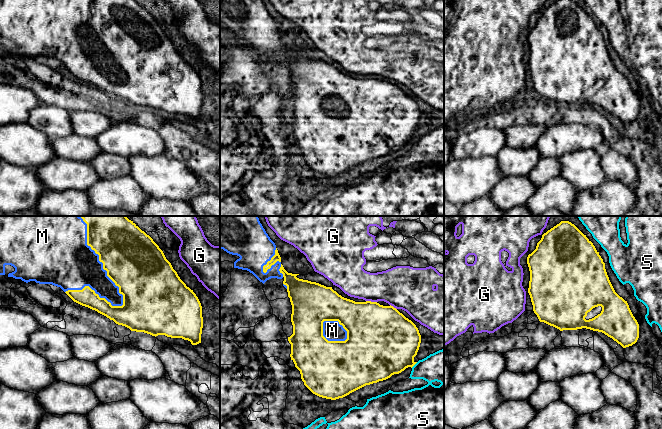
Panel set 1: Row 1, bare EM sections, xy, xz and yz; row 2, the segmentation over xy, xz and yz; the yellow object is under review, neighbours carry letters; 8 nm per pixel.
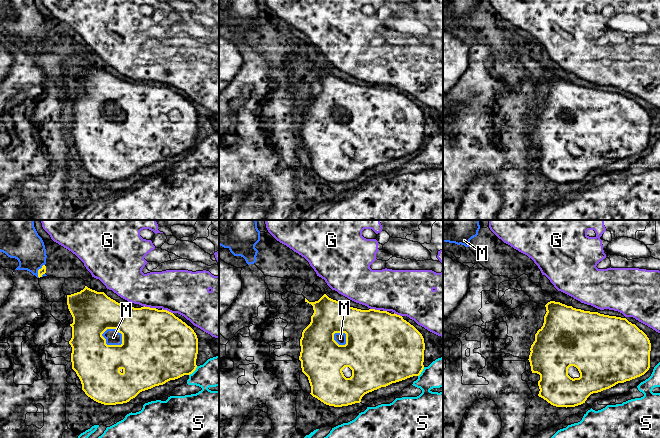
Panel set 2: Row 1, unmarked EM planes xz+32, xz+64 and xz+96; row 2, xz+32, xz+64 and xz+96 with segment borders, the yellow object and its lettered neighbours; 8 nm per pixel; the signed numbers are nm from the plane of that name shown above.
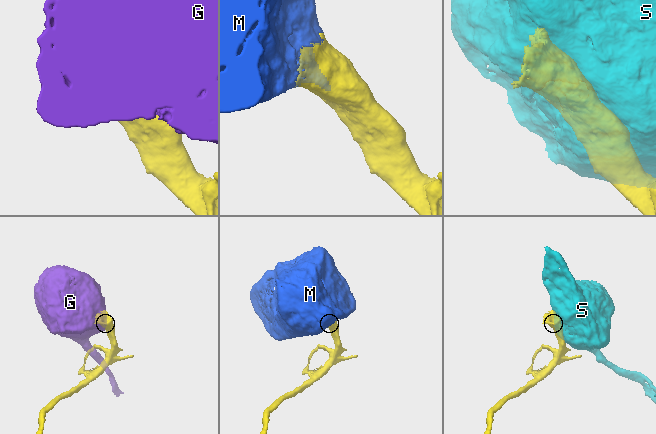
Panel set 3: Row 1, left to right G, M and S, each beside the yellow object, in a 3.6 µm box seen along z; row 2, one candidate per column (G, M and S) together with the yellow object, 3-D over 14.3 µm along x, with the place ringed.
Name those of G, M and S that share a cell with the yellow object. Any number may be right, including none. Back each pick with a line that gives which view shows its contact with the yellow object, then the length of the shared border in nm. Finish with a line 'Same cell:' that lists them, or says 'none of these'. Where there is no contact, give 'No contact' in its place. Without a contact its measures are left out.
M: Touches yellow in xy. Shared border 800 nm
Same cell: M

